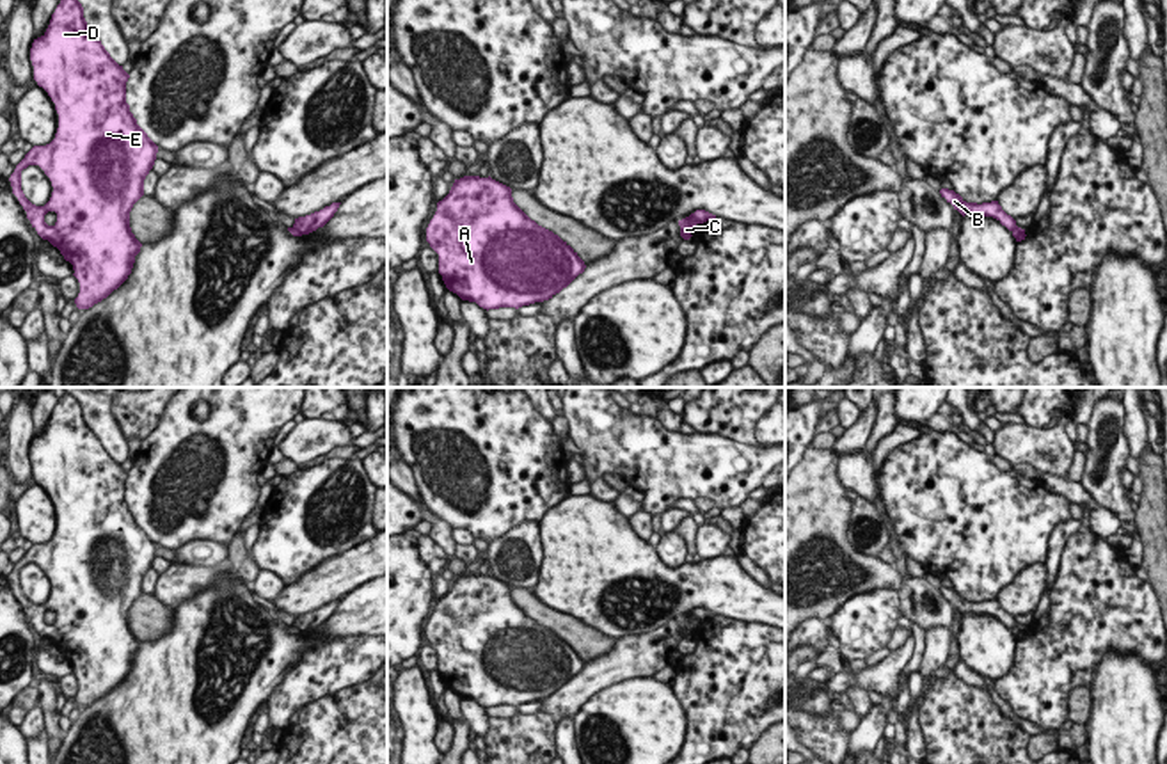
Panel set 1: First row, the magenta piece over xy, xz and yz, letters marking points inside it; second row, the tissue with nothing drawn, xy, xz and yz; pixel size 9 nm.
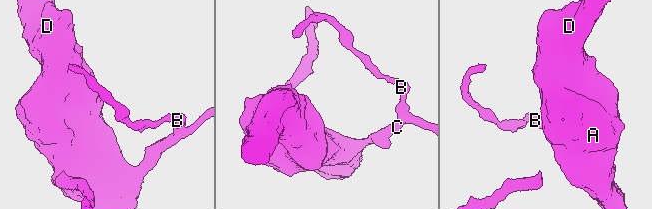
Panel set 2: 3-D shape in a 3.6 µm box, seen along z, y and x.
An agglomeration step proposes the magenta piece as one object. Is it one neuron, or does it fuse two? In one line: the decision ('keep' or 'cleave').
cleave

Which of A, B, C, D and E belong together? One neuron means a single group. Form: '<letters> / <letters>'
A C D E / B

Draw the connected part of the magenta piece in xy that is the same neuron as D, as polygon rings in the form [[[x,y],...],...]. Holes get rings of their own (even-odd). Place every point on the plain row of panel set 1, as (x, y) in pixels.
[[[66,393],[52,412],[46,430],[30,446],[34,478],[59,512],[55,537],[34,544],[16,563],[9,579],[27,617],[43,638],[73,663],[80,680],[78,707],[89,707],[117,688],[131,672],[142,641],[130,625],[130,609],[144,593],[144,577],[155,563],[158,544],[137,522],[126,501],[130,473],[105,448],[83,416],[82,402]],[[39,563],[53,590],[44,604],[32,602],[21,588],[21,569]]]

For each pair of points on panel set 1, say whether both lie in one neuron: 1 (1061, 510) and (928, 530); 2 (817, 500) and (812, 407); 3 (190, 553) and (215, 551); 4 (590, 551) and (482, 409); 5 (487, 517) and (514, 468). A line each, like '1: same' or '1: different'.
1: same
2: different
3: same
4: different
5: same

